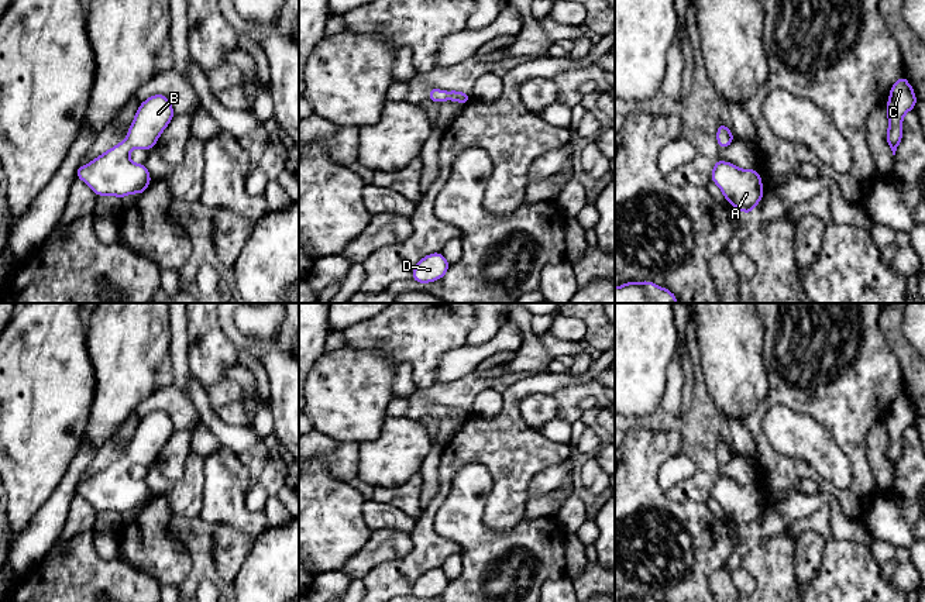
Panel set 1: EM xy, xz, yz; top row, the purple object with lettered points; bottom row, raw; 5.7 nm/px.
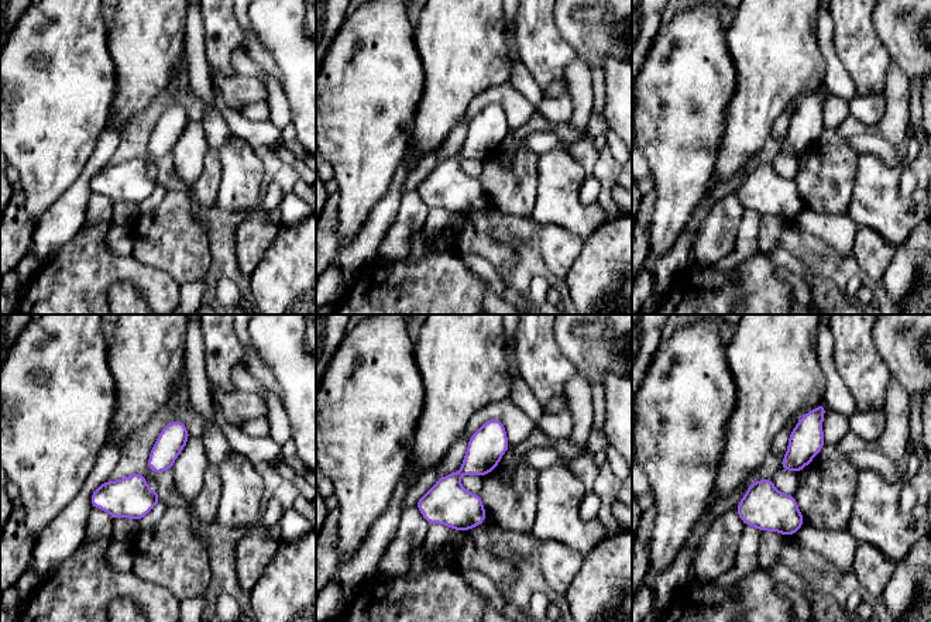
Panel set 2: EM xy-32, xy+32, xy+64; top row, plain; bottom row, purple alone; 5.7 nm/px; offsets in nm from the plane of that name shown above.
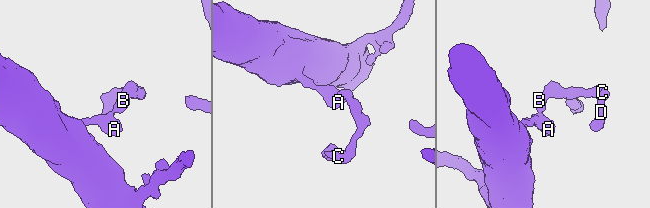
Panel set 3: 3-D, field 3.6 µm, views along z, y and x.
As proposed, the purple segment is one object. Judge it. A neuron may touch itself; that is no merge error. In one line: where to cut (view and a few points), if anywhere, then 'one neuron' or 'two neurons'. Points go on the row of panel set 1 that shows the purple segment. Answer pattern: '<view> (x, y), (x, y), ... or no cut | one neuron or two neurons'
no cut | one neuron

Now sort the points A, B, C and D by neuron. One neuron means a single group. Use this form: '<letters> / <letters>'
A B C D

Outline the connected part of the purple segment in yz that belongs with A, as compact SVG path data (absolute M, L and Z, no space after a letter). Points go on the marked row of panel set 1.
M715 159L711 180L718 185L726 202L742 213L753 213L764 195L761 176L756 169L740 169L726 161Z

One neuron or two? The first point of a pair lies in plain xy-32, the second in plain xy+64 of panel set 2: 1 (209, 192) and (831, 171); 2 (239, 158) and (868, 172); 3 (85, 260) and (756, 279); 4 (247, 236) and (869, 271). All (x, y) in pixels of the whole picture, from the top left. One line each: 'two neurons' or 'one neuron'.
1: one neuron
2: one neuron
3: one neuron
4: one neuron

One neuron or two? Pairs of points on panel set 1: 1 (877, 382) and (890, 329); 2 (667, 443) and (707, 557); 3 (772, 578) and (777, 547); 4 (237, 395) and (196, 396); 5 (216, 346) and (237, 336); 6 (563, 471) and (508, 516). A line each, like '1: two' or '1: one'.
1: two
2: one
3: one
4: two
5: two
6: two

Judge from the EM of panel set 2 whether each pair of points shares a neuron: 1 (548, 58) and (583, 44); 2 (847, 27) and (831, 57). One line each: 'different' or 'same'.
1: different
2: different

